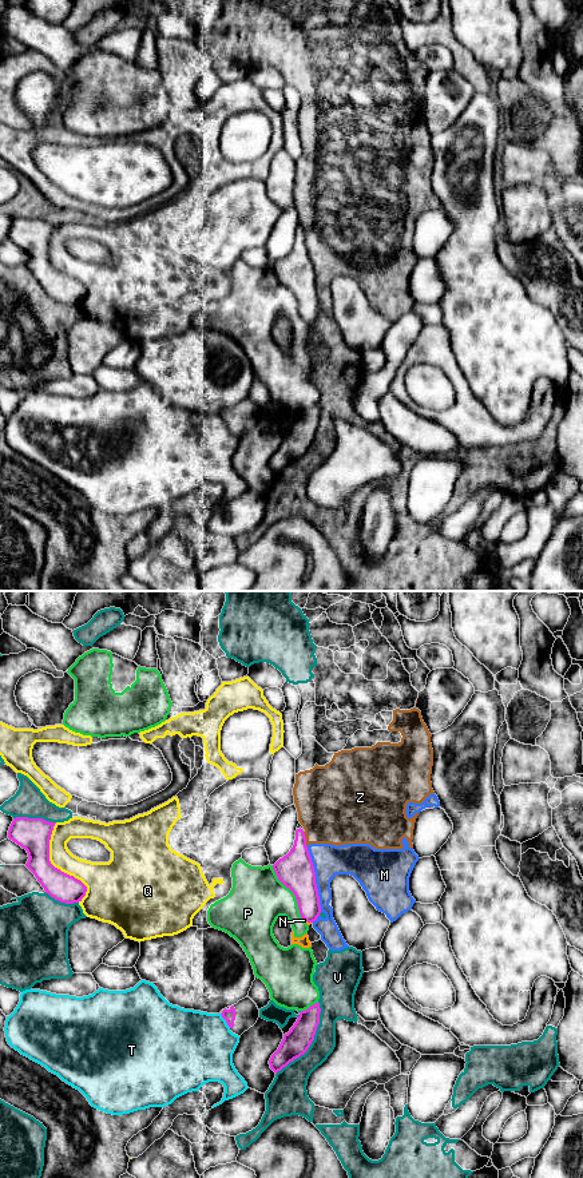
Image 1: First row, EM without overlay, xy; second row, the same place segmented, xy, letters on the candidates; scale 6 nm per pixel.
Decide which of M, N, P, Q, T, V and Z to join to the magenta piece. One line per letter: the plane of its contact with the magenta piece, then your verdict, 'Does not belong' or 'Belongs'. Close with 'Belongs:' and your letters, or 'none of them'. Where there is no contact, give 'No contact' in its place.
M: Touches magenta in xy. Does not belong
N: Touches magenta in xy. Does not belong
P: Touches magenta in xy. Does not belong
Q: Touches magenta in xy. Does not belong
T: Touches magenta in xy. Does not belong
V: Touches magenta in xy. Does not belong
Z: Touches magenta in xy. Does not belong
Belongs: none of them

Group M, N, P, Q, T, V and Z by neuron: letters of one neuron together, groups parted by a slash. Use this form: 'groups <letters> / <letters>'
groups M V Z / N P / Q / T

